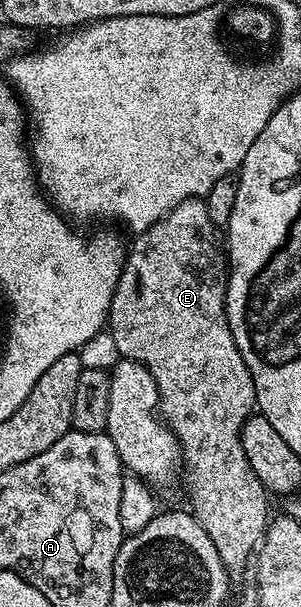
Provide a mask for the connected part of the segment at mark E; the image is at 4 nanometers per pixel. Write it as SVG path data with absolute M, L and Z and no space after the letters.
M198 198L181 201L179 205L173 206L159 221L153 222L144 232L138 233L134 237L135 241L129 244L126 249L123 273L117 282L115 293L111 299L109 335L113 338L113 342L117 342L117 350L122 359L137 362L141 366L145 366L145 370L149 370L149 374L153 374L153 382L157 386L157 394L159 395L158 411L161 413L163 423L171 429L171 433L175 435L175 441L180 446L181 464L185 472L187 468L187 488L191 491L192 506L190 505L190 507L193 509L193 515L205 530L205 534L209 534L213 546L217 546L217 554L225 566L228 577L236 578L235 576L241 575L246 570L247 559L250 556L252 559L253 553L260 545L269 526L269 515L267 516L269 493L267 487L261 482L261 478L257 478L257 474L253 474L253 470L249 466L249 458L245 458L245 446L241 446L241 438L239 437L247 420L257 408L255 387L253 386L253 378L249 374L249 366L245 366L245 358L241 358L241 350L237 350L233 330L229 330L229 322L227 321L229 260L225 255L220 233L218 236L215 232L218 232L217 225L213 222L213 218L209 218L207 201Z

